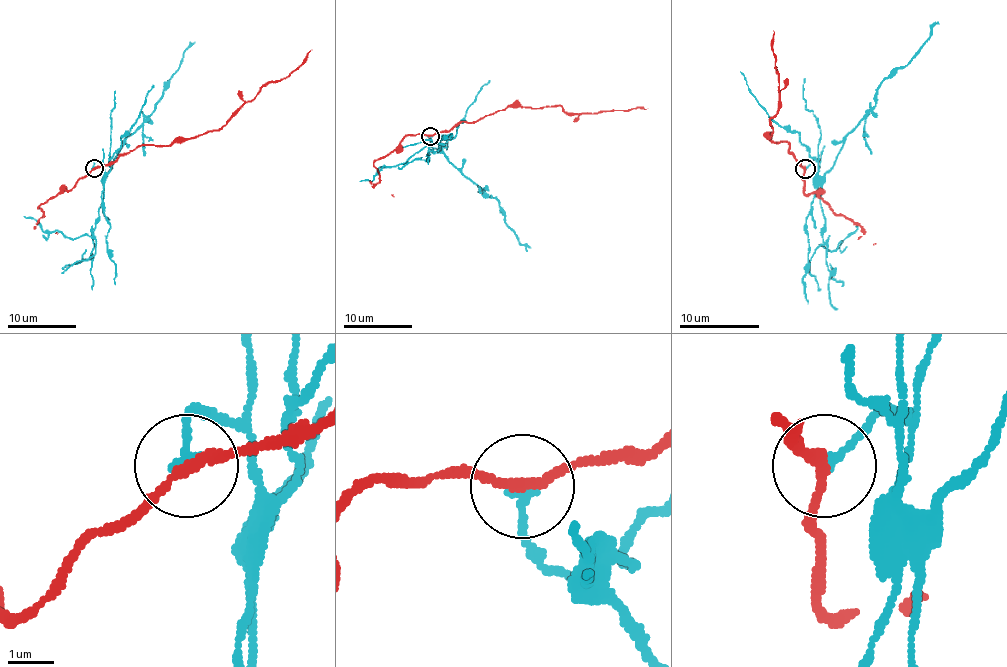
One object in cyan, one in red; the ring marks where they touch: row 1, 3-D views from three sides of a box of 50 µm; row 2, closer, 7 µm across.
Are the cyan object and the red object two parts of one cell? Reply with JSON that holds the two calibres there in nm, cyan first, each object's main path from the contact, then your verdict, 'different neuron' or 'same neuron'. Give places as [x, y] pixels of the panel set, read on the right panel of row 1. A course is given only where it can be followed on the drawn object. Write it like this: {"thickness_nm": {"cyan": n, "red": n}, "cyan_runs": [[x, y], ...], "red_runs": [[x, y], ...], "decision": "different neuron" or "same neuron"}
{"thickness_nm": {"cyan": 190, "red": 200}, "cyan_runs": [[806, 168], [818, 160], [822, 176], [834, 164], [844, 138], [876, 104], [878, 87], [904, 67], [935, 21]], "red_runs": [[804, 168], [790, 154], [786, 142], [770, 138], [770, 124], [778, 108], [772, 31]], "decision": "different neuron"}

